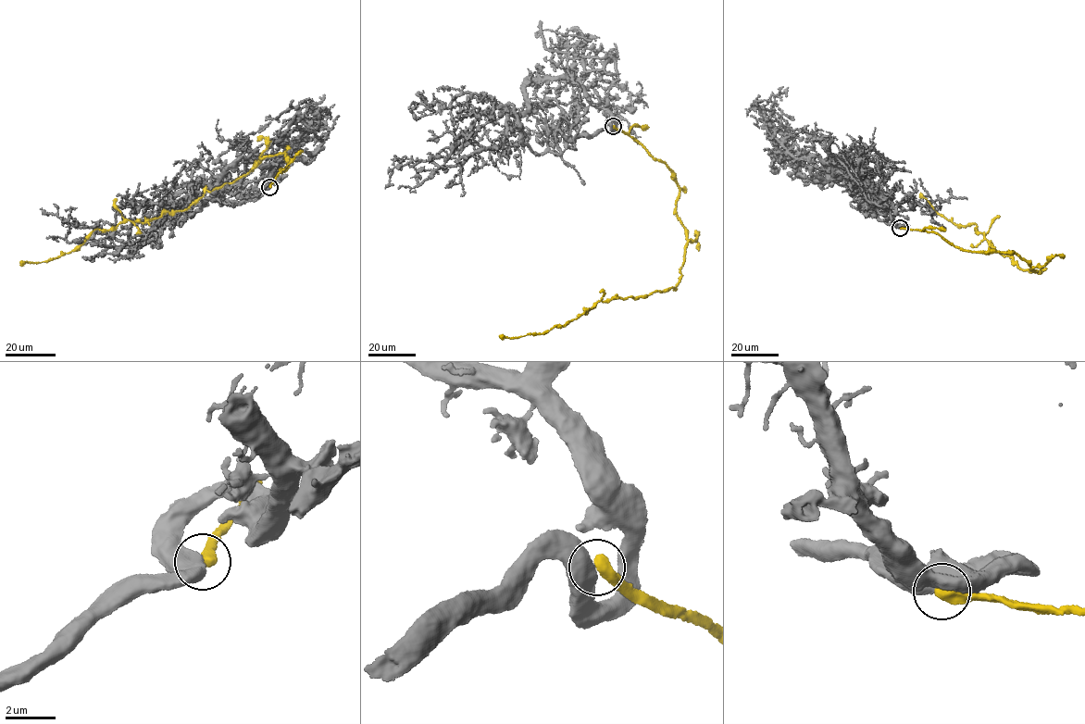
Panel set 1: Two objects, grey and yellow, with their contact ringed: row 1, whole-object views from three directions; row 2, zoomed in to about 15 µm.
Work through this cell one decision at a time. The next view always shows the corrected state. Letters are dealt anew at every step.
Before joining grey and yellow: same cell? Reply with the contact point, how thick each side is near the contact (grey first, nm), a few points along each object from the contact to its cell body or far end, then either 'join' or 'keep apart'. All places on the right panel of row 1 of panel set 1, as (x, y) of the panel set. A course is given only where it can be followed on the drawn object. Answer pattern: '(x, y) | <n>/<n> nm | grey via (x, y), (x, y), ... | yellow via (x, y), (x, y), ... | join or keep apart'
(900, 228) | 750/550 nm | grey via (900, 227), (833, 163), (813, 181), (794, 170), (799, 149), (773, 115), (788, 87) | yellow via (900, 228), (935, 231), (970, 252), (1014, 252), (1041, 272), (1020, 268), (974, 222), (956, 224), (919, 194) | keep apart

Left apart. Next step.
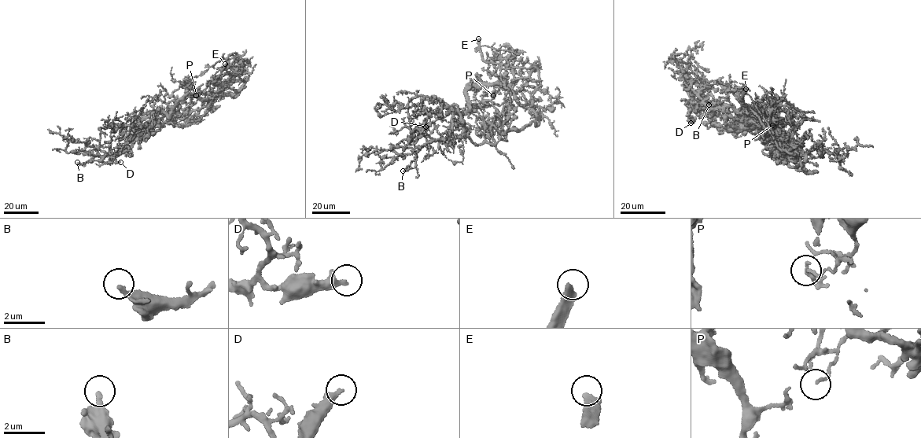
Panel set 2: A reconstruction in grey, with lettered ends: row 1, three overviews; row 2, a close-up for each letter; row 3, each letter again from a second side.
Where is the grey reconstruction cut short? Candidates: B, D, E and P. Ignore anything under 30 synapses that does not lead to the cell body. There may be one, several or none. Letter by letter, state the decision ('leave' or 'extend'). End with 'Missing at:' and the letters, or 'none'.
B: leave
D: leave
E: extend
P: leave
Missing at: E

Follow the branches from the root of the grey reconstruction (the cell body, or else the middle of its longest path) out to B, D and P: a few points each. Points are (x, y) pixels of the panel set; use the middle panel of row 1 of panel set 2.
B: (470, 86), (466, 93), (469, 108), (461, 114), (454, 114), (448, 139), (416, 148), (414, 167), (403, 171)
D: (470, 86), (468, 110), (461, 114), (437, 110), (415, 130), (420, 132), (425, 126)
P: (470, 86), (504, 84), (495, 86), (491, 93), (493, 95)

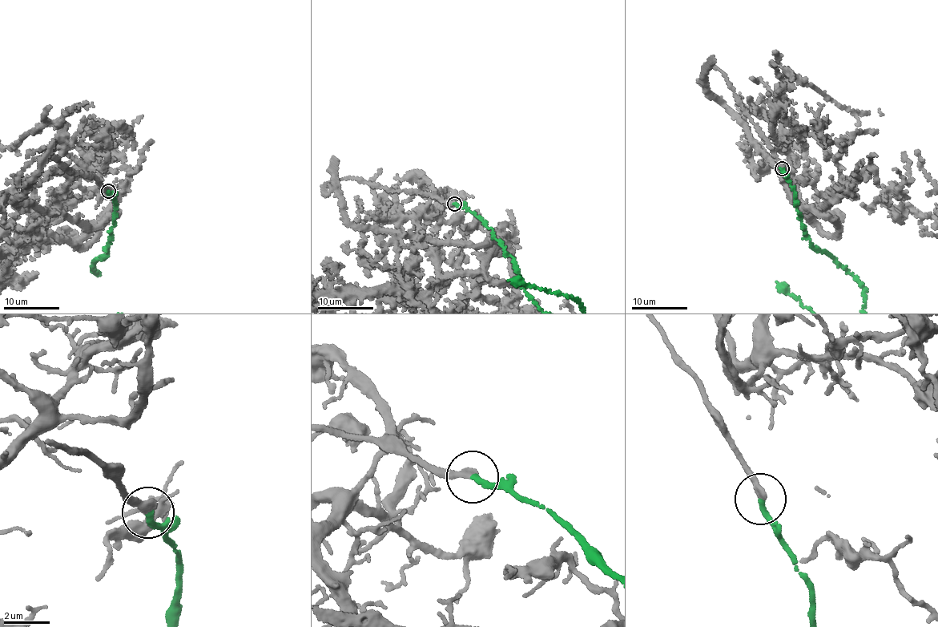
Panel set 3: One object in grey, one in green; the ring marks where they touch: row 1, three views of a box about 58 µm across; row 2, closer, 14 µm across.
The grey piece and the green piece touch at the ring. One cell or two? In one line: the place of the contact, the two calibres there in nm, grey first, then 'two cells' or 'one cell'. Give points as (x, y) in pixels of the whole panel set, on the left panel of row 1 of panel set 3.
(108, 191) | 340/240 nm | one cell

